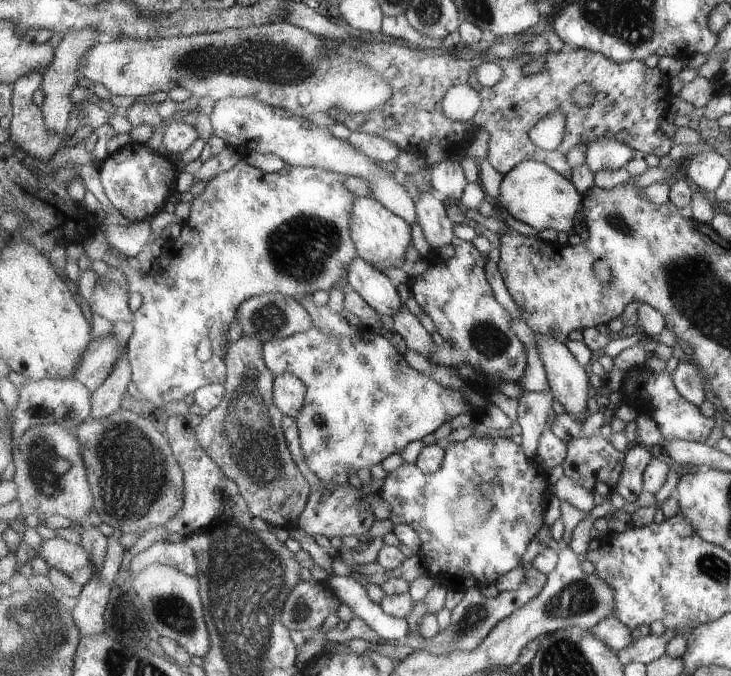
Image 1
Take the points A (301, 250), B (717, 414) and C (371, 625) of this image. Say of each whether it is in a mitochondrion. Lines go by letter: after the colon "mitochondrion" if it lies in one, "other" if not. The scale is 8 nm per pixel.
A: mitochondrion
B: other
C: other

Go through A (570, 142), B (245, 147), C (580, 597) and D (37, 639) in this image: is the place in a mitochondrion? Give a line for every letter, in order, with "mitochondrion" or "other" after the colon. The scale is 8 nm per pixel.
A: other
B: other
C: mitochondrion
D: mitochondrion

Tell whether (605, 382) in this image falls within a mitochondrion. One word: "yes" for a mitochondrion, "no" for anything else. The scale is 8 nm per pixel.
no

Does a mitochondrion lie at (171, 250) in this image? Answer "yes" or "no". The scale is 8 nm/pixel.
no

